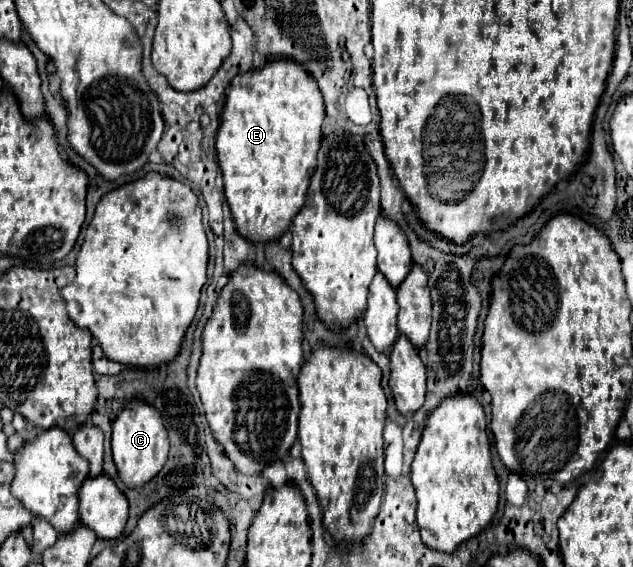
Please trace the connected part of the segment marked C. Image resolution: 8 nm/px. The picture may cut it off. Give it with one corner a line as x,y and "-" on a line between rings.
127,402
123,412
113,422
111,446
113,446
113,460
123,484
127,488
145,486
151,478
155,478
161,472
169,454
169,438
161,414
149,404

